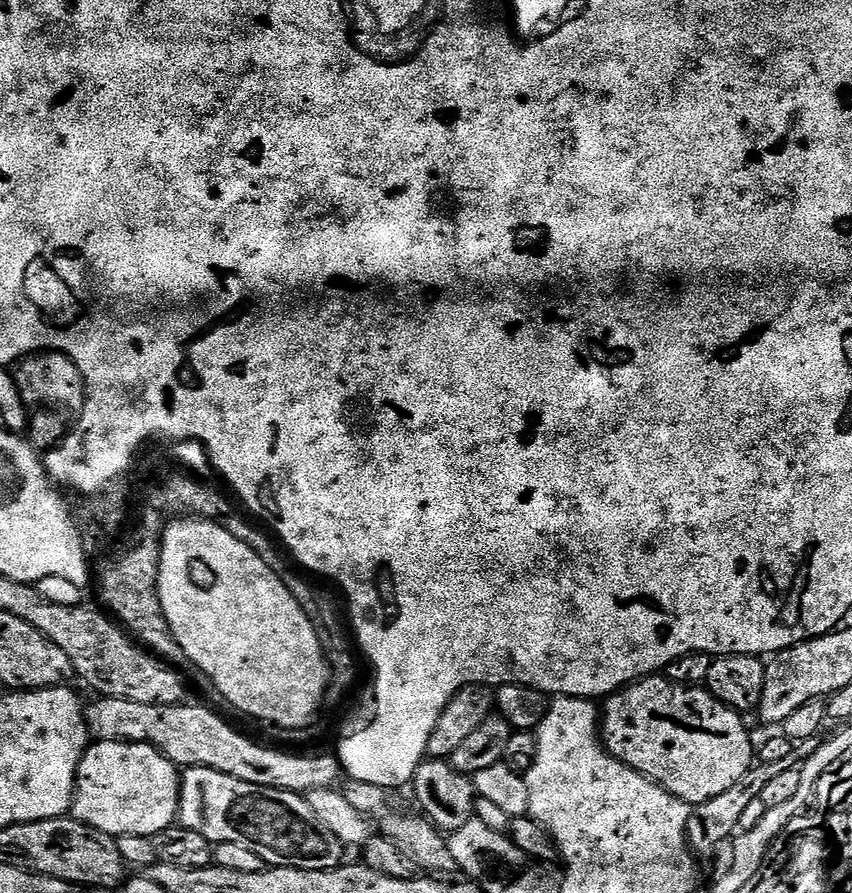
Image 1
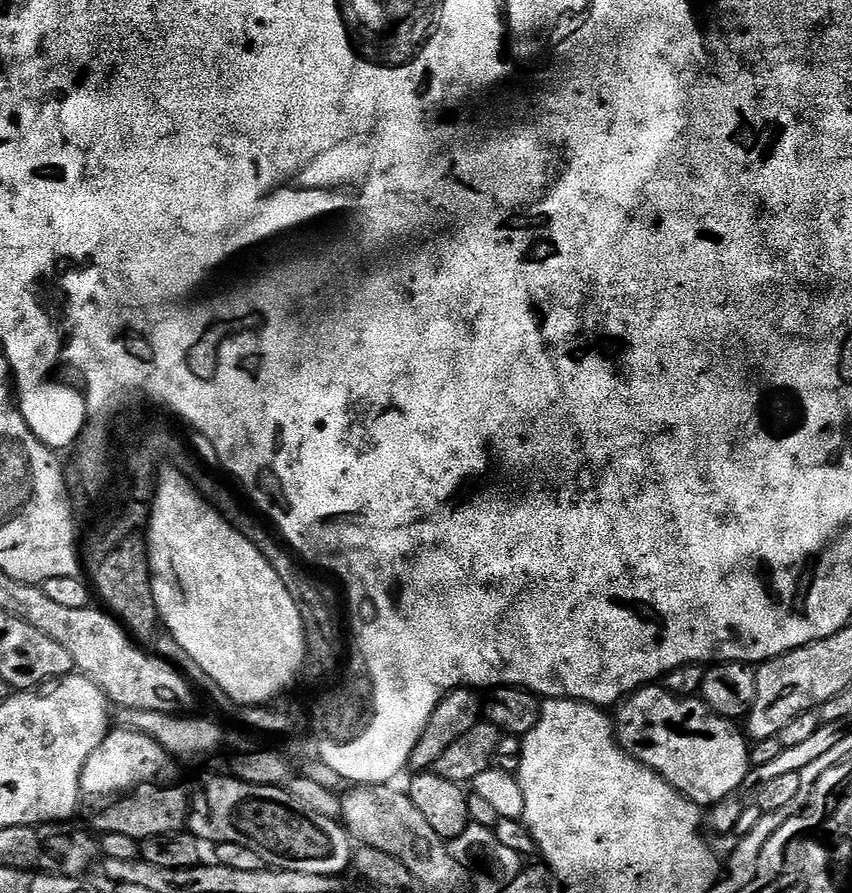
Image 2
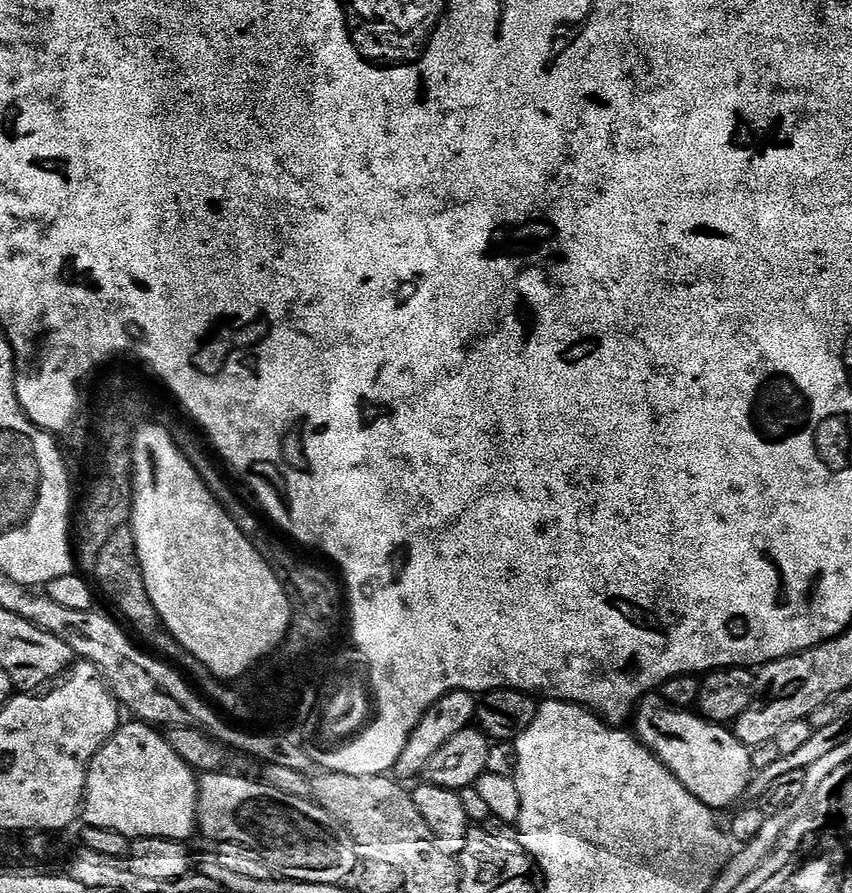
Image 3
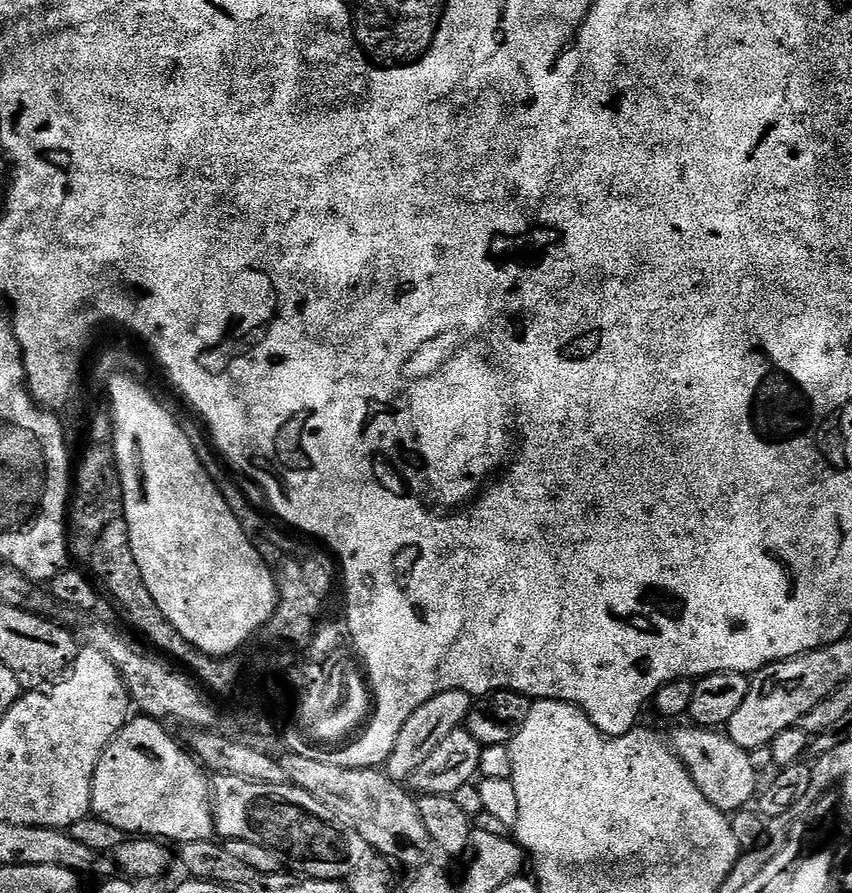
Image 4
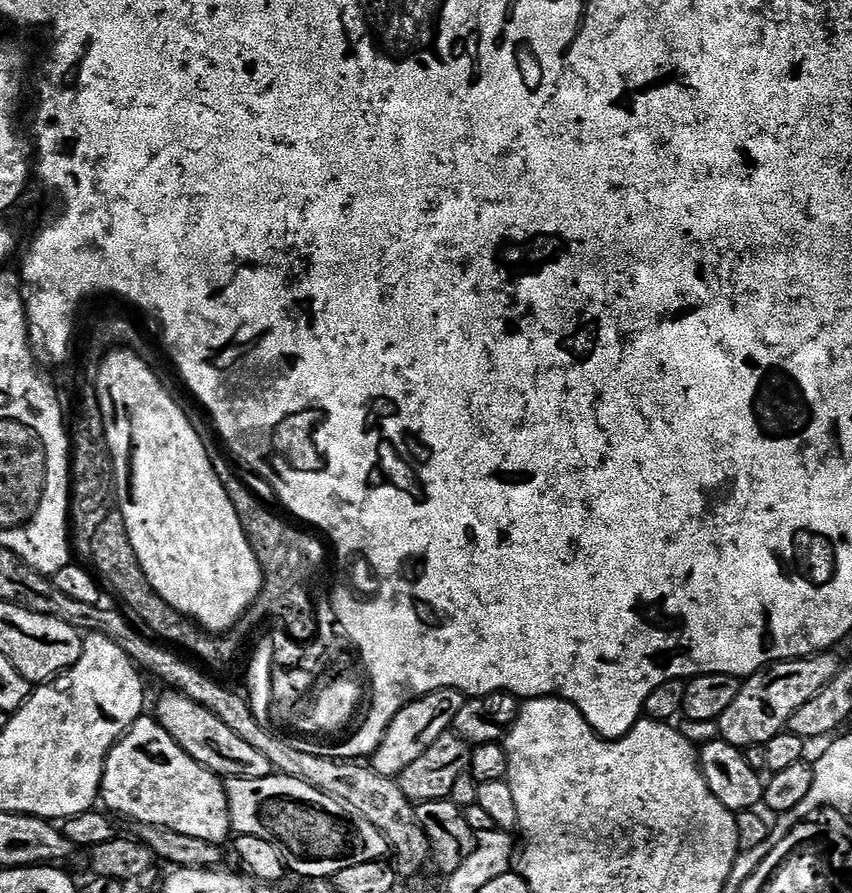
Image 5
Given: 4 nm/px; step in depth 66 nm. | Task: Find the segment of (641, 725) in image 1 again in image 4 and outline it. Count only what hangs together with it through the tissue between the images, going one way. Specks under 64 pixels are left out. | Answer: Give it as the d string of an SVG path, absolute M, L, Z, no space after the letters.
M687 727L678 729L670 736L670 743L672 751L686 766L690 778L694 778L698 790L702 790L702 794L706 794L706 798L710 798L710 802L725 814L751 805L758 792L758 774L748 757L749 749L737 746L723 731Z

